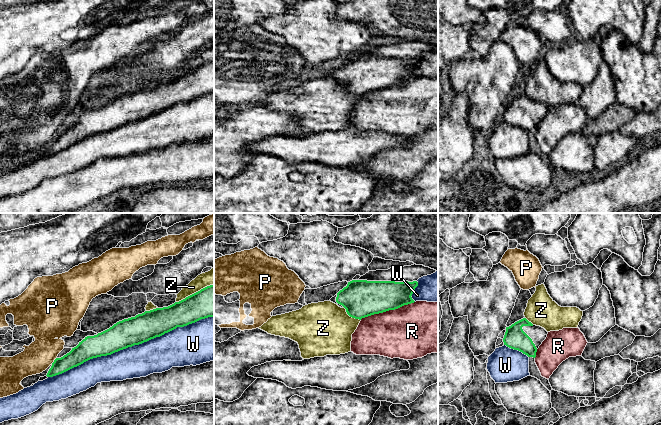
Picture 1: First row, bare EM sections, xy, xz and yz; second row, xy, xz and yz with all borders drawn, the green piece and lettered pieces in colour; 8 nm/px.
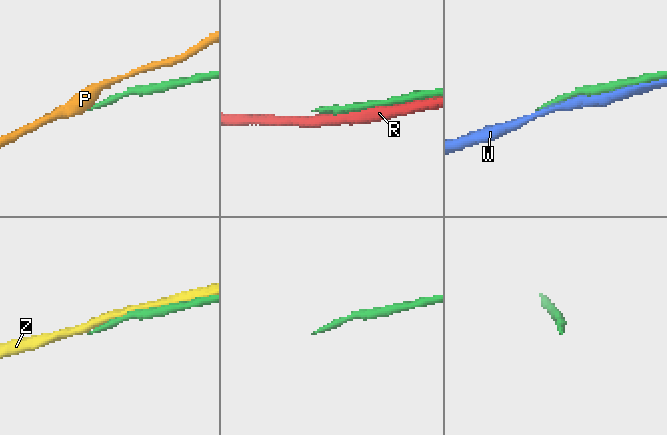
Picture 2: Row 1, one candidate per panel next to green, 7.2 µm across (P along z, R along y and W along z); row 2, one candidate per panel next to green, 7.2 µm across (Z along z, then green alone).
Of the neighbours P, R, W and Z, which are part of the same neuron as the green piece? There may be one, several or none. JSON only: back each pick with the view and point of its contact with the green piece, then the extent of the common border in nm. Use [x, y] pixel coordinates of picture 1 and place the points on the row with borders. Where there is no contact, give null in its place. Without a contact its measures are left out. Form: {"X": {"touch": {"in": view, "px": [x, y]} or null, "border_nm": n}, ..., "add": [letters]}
{"add": []}

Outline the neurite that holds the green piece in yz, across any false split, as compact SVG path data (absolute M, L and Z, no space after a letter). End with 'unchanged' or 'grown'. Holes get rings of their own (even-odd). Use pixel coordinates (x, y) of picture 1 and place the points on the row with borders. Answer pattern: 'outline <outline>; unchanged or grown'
outline M523 318L506 327L503 342L507 347L535 358L537 349L546 339L547 334L548 332L544 328L533 325Z; grown

